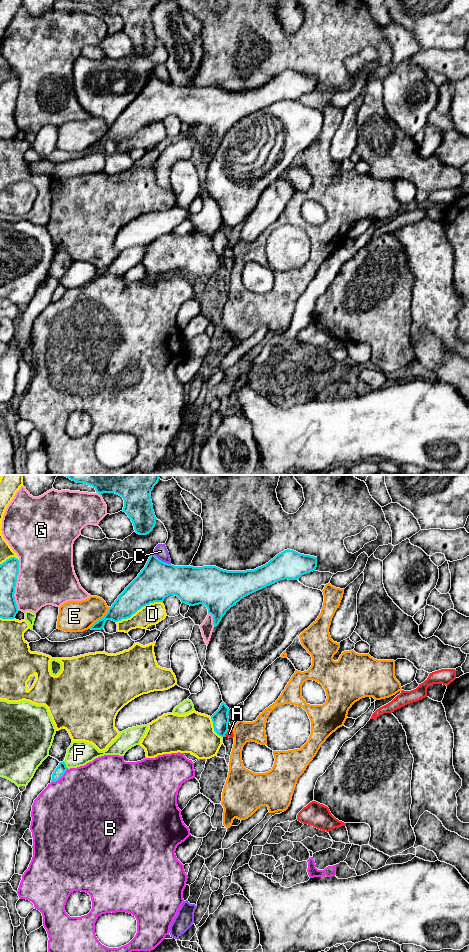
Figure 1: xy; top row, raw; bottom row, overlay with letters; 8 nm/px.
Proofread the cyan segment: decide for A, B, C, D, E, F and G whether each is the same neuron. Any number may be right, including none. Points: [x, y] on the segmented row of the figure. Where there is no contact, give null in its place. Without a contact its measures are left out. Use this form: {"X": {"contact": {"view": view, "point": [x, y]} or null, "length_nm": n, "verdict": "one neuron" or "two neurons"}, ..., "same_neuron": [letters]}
{"A": {"contact": {"view": "xy", "point": [226, 732]}, "length_nm": 70, "verdict": "one neuron"}, "B": {"contact": {"view": "xy", "point": [60, 777]}, "length_nm": 180, "verdict": "two neurons"}, "C": {"contact": {"view": "xy", "point": [160, 560]}, "length_nm": 170, "verdict": "two neurons"}, "D": {"contact": {"view": "xy", "point": [139, 609]}, "length_nm": 420, "verdict": "two neurons"}, "E": {"contact": {"view": "xy", "point": [100, 619]}, "length_nm": 240, "verdict": "two neurons"}, "F": {"contact": {"view": "xy", "point": [65, 764]}, "length_nm": 70, "verdict": "two neurons"}, "G": {"contact": {"view": "xy", "point": [15, 585]}, "length_nm": 400, "verdict": "two neurons"}, "same_neuron": ["A"]}

